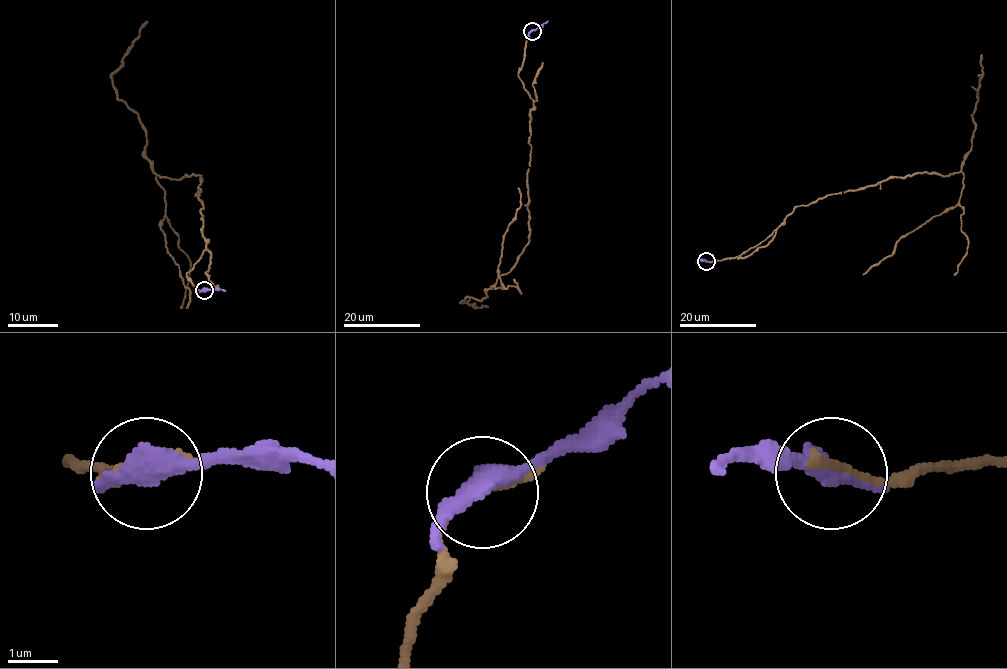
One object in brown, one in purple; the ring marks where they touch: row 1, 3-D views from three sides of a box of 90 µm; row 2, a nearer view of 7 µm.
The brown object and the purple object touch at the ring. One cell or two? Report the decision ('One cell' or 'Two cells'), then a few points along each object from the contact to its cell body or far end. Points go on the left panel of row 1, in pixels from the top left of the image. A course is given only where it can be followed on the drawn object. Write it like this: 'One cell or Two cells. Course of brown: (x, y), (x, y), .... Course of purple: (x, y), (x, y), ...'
One cell. Course of brown: (204, 290), (186, 274), (205, 250), (201, 178), (156, 174), (164, 190), (160, 228), (189, 289), (186, 308). Course of purple: (204, 290), (225, 291)

